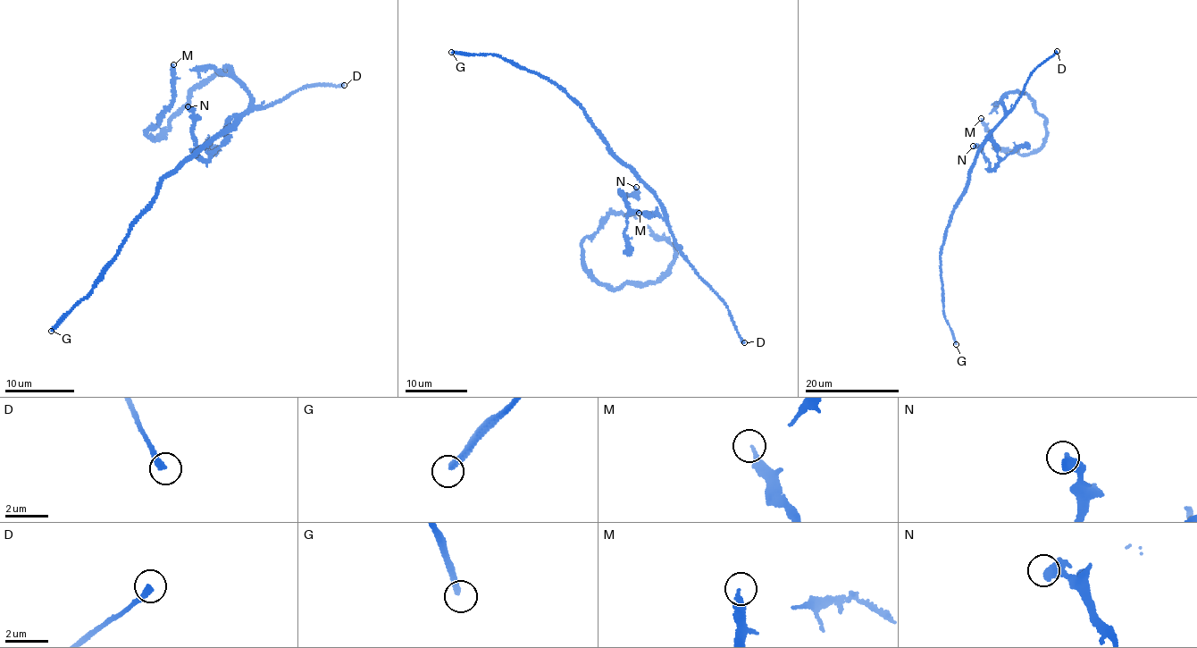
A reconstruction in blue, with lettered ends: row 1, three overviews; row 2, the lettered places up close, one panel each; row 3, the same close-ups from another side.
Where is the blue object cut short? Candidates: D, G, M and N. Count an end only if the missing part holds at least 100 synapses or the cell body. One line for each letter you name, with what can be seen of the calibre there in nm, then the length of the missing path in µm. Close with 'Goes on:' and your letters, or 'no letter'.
D: calibre 280 nm; missing 110 µm
Goes on: D

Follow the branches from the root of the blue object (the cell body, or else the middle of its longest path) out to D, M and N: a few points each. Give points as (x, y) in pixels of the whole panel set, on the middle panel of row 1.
D: (666, 215), (679, 252), (724, 302), (744, 342)
M: (666, 215), (682, 248), (667, 269), (656, 282), (608, 287), (586, 269), (581, 241), (610, 214), (639, 213)
N: (666, 215), (662, 218), (655, 214), (648, 214), (629, 207), (621, 195), (626, 198), (636, 191), (636, 187)

